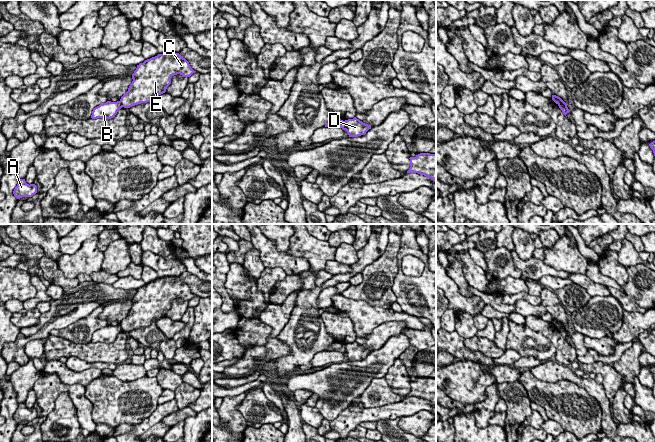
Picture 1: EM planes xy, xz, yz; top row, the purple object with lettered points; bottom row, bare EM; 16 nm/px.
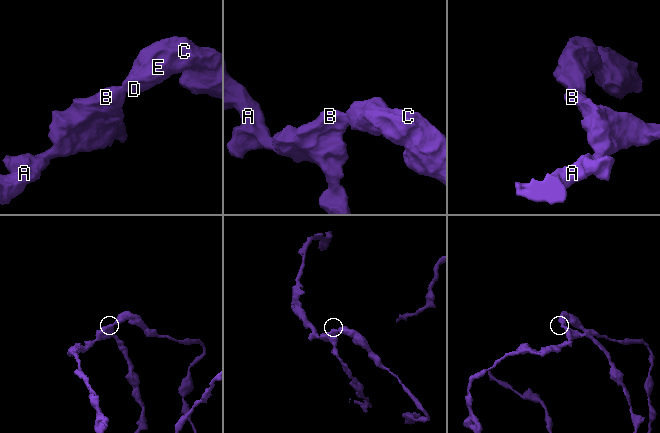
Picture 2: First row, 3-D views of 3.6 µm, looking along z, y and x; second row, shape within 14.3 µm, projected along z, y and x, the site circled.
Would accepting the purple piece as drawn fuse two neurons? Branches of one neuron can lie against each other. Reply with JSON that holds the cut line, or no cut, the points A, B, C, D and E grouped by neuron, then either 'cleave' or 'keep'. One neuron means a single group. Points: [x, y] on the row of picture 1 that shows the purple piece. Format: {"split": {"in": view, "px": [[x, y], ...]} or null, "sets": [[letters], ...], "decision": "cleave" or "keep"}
{"split": {"in": "xz", "px": [[343, 121], [346, 129]]}, "sets": [["A", "B"], ["C", "D", "E"]], "decision": "cleave"}

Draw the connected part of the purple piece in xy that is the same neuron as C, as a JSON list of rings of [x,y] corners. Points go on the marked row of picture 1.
[[[167,52],[145,60],[137,65],[132,83],[121,97],[124,108],[150,102],[166,92],[171,77],[177,74],[190,77],[195,73],[189,62],[179,53]]]

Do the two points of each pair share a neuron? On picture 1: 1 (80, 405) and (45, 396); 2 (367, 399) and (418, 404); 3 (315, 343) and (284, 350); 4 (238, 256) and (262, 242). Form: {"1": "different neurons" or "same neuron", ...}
{"1": "same neuron", "2": "different neurons", "3": "different neurons", "4": "different neurons"}

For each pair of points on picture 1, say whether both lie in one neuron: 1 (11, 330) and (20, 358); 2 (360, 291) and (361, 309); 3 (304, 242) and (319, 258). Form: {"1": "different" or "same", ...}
{"1": "different", "2": "different", "3": "same"}

